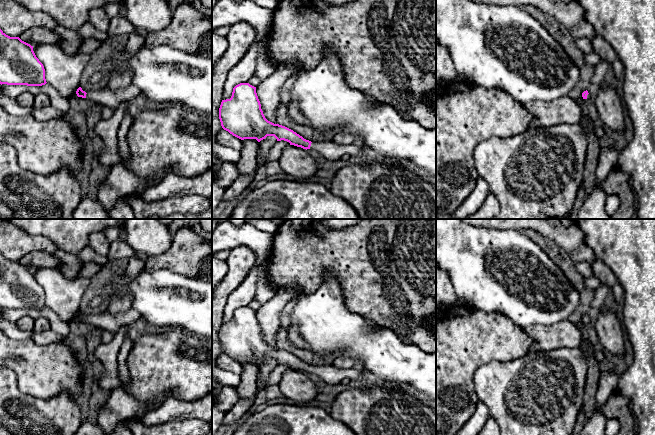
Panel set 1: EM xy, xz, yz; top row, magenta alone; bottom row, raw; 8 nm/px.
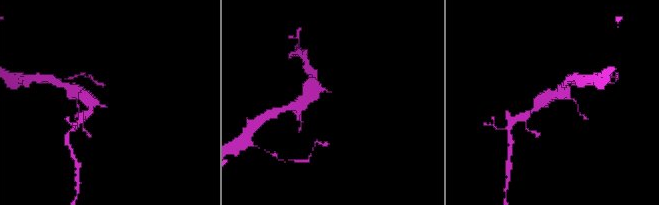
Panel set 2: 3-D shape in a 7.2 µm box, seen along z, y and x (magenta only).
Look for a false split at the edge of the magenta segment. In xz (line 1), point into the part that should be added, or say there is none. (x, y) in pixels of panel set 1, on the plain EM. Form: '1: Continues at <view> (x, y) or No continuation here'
1: Continues at xz (328, 373)

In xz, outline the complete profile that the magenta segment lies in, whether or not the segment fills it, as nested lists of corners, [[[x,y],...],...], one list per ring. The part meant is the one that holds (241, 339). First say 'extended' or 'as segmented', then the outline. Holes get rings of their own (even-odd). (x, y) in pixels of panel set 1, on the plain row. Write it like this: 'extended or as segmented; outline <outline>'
extended; outline [[[249,307],[236,309],[231,322],[222,324],[219,343],[224,354],[241,364],[256,363],[260,366],[267,360],[274,360],[277,365],[284,364],[306,374],[314,373],[332,385],[341,384],[345,378],[358,380],[362,377],[359,367],[337,369],[332,365],[311,366],[285,350],[268,345],[261,333],[256,311]]]

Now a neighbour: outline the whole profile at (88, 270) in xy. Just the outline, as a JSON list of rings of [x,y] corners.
[[[86,262],[83,263],[78,277],[89,278],[91,279],[95,274],[97,274],[101,270],[102,266],[96,263]]]

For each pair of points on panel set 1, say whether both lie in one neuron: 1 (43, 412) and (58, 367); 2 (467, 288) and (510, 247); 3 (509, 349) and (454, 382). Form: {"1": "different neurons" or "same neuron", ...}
{"1": "different neurons", "2": "same neuron", "3": "same neuron"}

